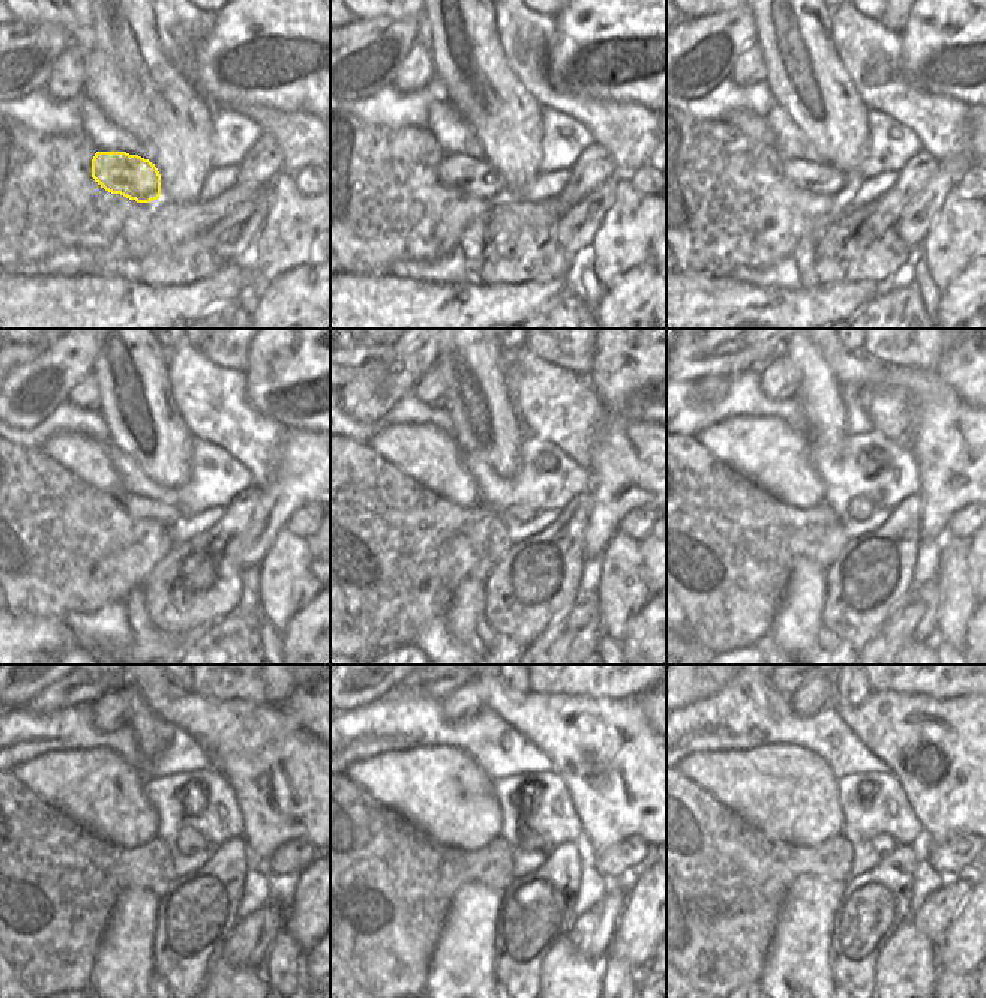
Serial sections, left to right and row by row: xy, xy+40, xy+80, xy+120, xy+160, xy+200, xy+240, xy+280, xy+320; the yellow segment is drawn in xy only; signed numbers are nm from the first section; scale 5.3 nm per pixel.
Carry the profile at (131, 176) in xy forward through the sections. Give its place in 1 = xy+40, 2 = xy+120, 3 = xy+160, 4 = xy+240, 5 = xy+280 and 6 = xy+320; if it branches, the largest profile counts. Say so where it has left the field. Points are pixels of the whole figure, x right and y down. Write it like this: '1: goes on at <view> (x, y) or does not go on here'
1: goes on at xy+40 (467, 174)
2: goes on at xy+120 (135, 506)
3: goes on at xy+160 (520, 512)
4: goes on at xy+240 (189, 842)
5: goes on at xy+280 (527, 839)
6: goes on at xy+320 (884, 844)

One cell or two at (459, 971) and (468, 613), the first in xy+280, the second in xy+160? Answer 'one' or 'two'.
one

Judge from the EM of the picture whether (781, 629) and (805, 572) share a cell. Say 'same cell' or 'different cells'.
same cell

